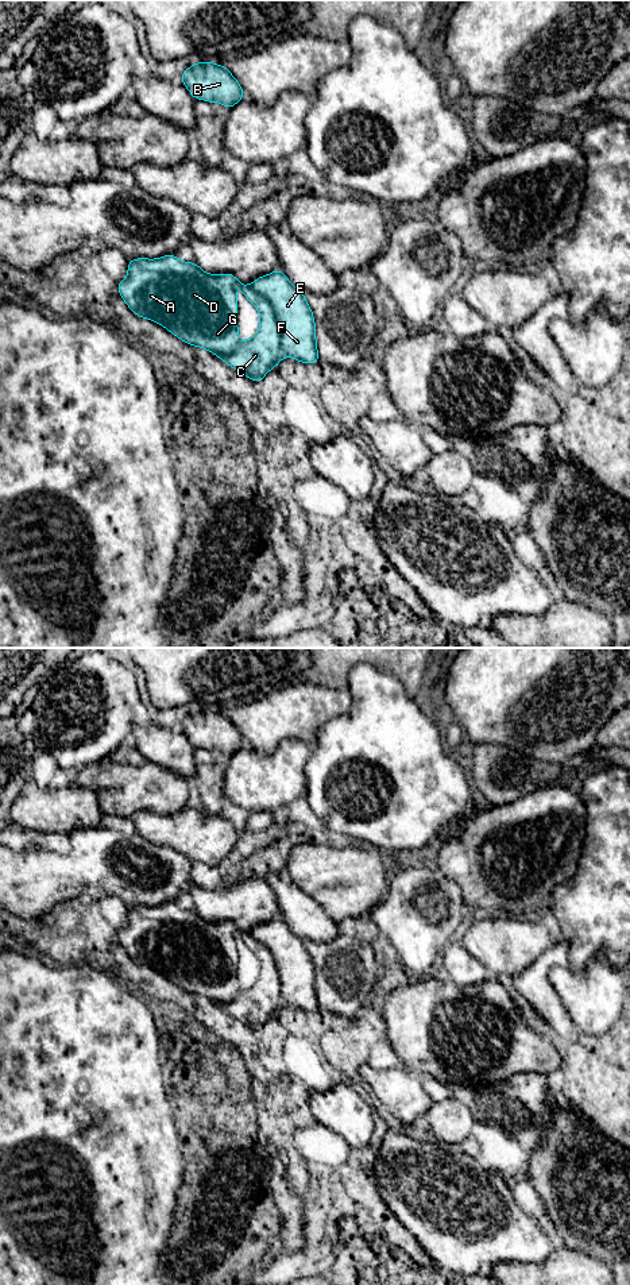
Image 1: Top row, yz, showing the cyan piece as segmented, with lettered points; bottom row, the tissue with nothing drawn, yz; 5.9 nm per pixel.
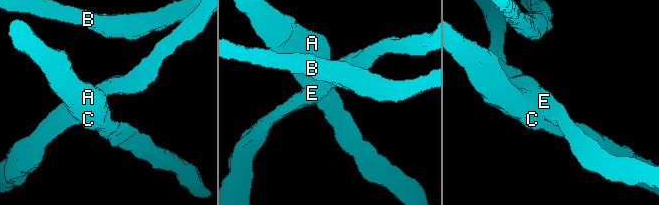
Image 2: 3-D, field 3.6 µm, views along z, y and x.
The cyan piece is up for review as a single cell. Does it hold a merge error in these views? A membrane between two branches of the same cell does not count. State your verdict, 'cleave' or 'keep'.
cleave

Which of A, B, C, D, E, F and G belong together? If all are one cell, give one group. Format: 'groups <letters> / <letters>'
groups A C D G / B E F

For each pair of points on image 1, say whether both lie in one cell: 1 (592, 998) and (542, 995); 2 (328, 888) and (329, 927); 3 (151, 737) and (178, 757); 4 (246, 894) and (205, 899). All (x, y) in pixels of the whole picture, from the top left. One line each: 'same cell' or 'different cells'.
1: different cells
2: different cells
3: same cell
4: same cell

